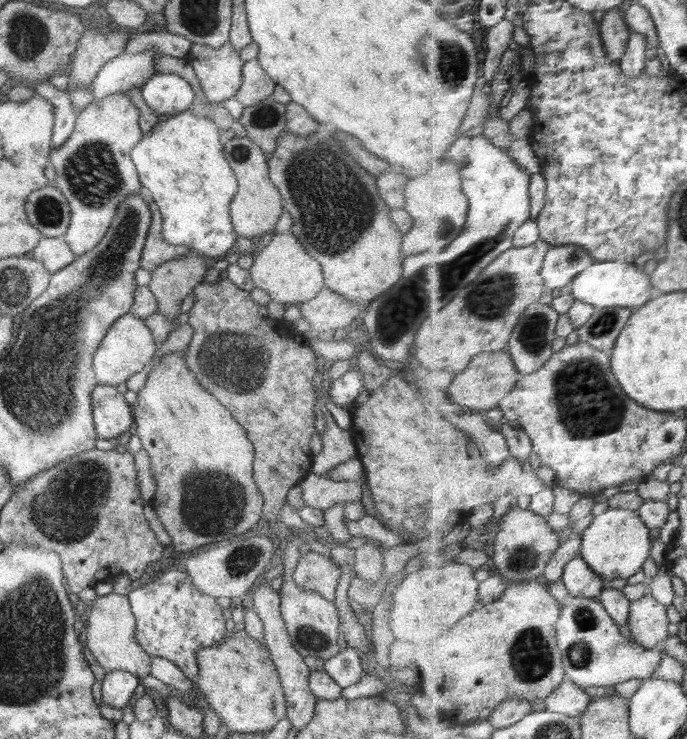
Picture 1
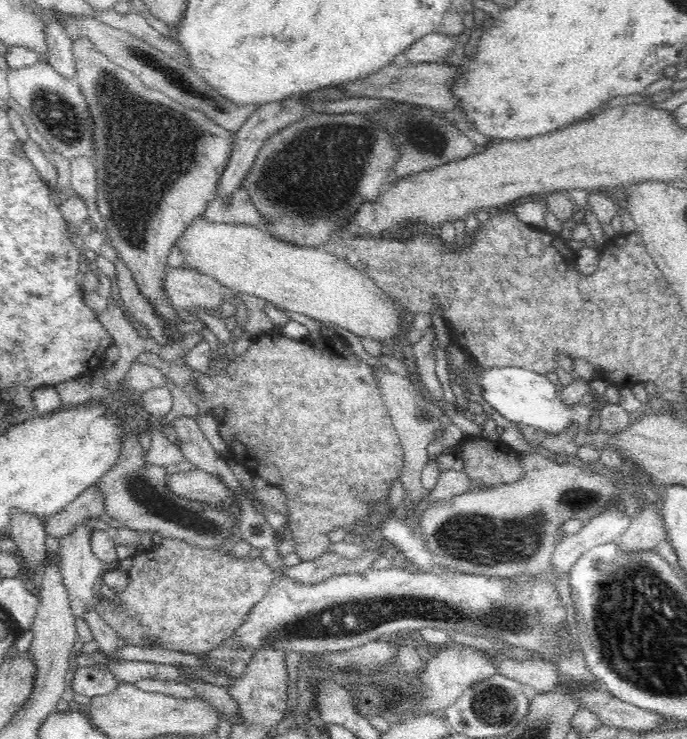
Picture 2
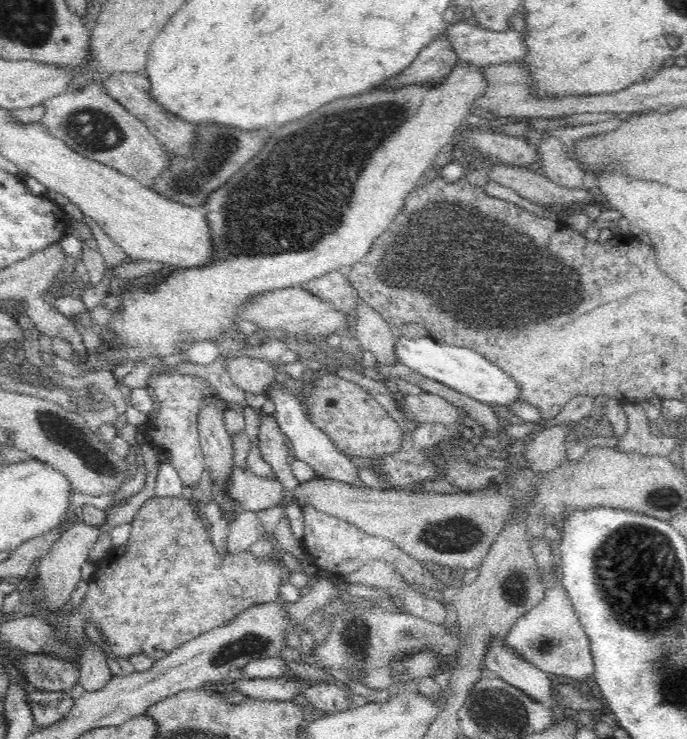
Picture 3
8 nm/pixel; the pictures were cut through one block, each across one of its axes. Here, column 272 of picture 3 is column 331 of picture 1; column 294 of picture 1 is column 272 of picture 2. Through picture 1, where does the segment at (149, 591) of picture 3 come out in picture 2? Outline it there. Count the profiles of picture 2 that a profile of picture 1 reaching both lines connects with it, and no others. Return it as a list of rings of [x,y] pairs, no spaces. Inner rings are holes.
[[[163,538],[158,546],[154,545],[134,558],[132,566],[126,571],[129,577],[126,588],[115,592],[115,601],[110,603],[103,595],[100,595],[98,596],[96,604],[93,604],[93,608],[96,609],[98,616],[103,618],[112,627],[112,630],[118,634],[124,644],[128,646],[167,647],[168,650],[177,650],[192,654],[193,656],[198,656],[202,652],[214,650],[216,647],[223,646],[223,642],[235,633],[235,630],[244,622],[244,619],[249,615],[254,605],[258,604],[258,602],[266,596],[268,588],[272,586],[272,582],[274,582],[274,578],[276,578],[276,575],[274,575],[276,574],[274,567],[266,563],[264,557],[259,555],[257,558],[250,561],[250,558],[244,556],[236,558],[236,556],[232,556],[228,551],[228,545],[196,547],[186,541]]]

